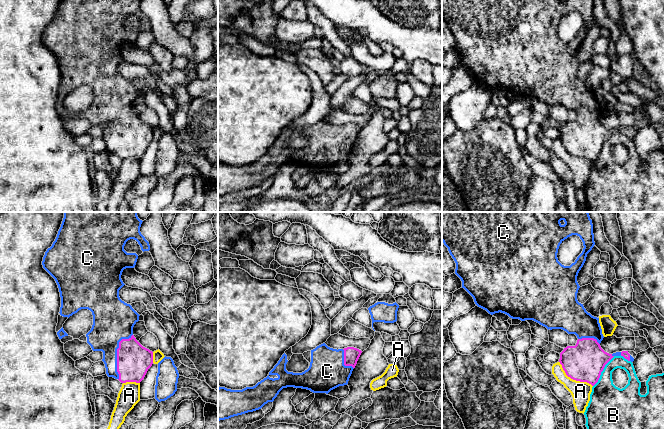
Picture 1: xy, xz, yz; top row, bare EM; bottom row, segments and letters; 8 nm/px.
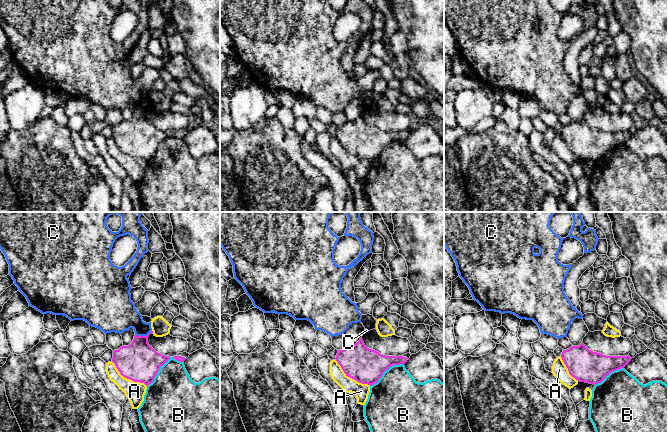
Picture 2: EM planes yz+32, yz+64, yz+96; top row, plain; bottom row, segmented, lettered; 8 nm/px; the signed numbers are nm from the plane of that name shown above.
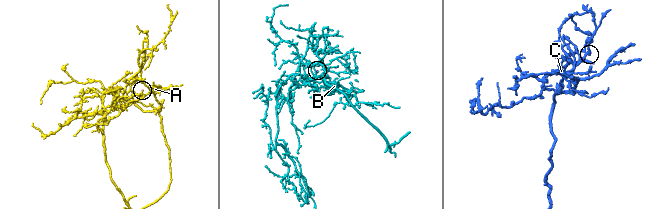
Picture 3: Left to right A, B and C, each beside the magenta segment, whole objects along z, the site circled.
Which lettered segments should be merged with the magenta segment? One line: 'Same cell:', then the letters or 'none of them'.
Same cell: C

